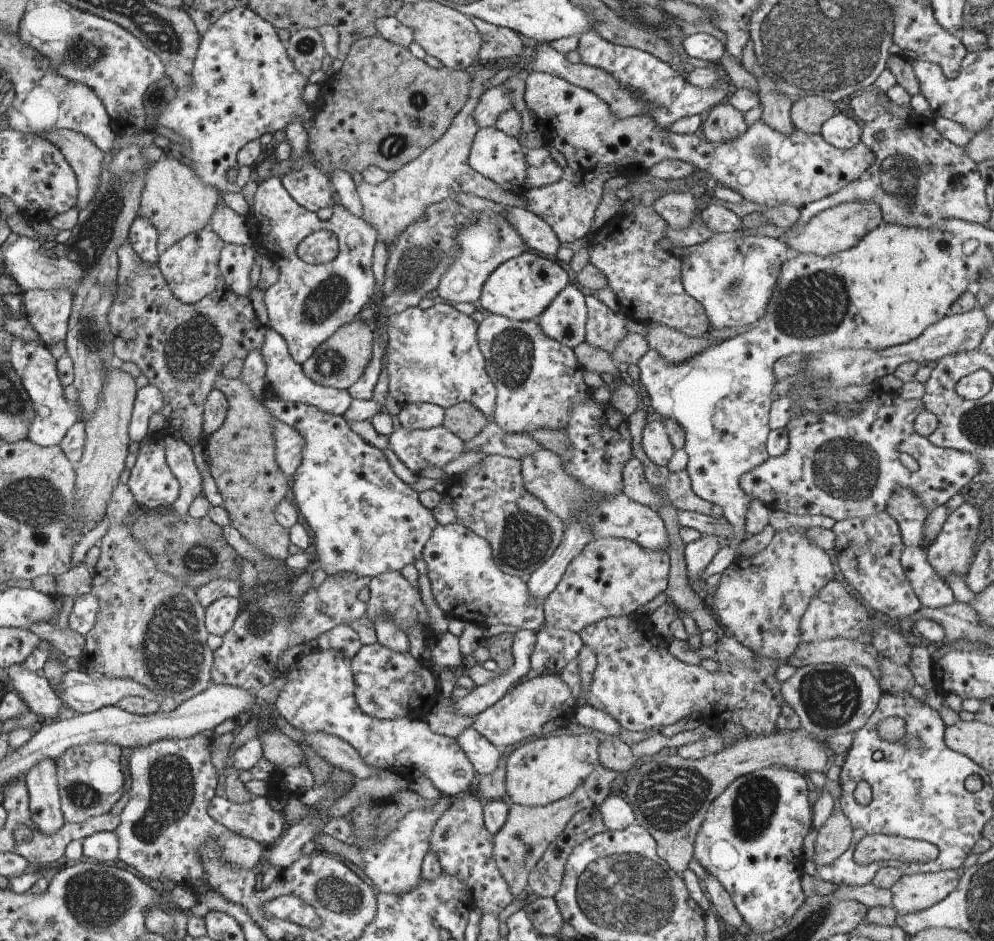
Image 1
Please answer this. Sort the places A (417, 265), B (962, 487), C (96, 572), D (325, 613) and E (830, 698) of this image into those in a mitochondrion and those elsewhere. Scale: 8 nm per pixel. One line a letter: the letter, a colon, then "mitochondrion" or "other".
A: mitochondrion
B: other
C: other
D: other
E: mitochondrion

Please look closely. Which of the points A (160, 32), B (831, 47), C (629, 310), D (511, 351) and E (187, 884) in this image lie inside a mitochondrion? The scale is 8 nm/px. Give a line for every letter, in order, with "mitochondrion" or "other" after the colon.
A: mitochondrion
B: mitochondrion
C: other
D: mitochondrion
E: other

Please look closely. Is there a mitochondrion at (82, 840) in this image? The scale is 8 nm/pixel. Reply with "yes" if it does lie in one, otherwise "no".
no

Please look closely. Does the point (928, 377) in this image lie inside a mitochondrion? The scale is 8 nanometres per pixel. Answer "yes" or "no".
no

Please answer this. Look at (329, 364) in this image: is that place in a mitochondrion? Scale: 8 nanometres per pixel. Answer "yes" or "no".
yes

